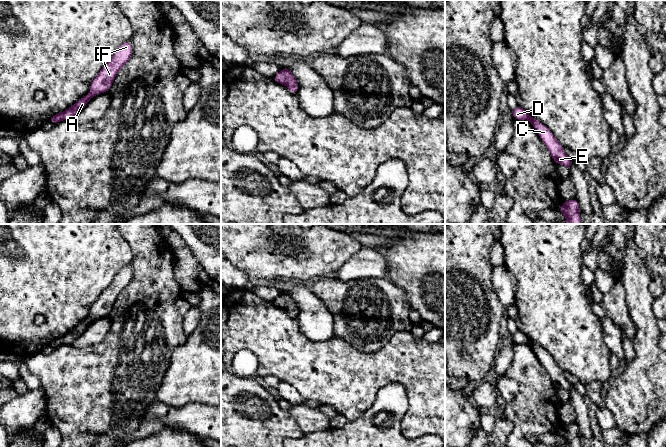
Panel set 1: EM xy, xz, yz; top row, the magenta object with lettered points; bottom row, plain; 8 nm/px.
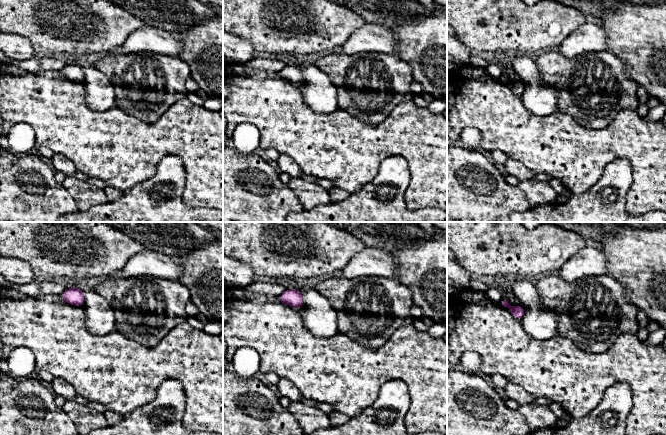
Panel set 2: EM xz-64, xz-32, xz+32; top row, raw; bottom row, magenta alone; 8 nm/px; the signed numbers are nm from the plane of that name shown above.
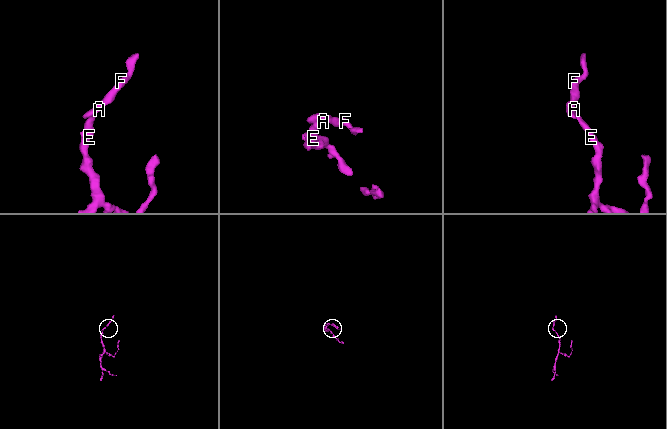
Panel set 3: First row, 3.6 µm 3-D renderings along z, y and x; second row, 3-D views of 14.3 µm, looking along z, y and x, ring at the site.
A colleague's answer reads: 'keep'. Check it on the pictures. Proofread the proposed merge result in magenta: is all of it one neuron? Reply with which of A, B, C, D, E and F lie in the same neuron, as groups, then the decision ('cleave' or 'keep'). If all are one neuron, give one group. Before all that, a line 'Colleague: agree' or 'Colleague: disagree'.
Colleague: agree
A B C D E F; keep

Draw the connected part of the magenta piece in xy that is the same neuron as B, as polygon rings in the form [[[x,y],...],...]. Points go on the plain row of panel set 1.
[[[130,265],[124,266],[115,276],[111,284],[99,295],[90,309],[90,317],[82,321],[67,334],[57,337],[49,342],[52,348],[62,344],[72,345],[72,342],[81,335],[92,321],[108,316],[112,307],[121,292],[131,283],[132,268]]]

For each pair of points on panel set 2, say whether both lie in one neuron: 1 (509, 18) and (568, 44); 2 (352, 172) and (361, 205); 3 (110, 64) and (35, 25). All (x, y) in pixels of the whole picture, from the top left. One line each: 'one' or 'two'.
1: two
2: two
3: two

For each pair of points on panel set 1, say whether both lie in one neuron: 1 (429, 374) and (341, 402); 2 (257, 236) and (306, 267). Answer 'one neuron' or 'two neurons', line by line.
1: one neuron
2: one neuron

